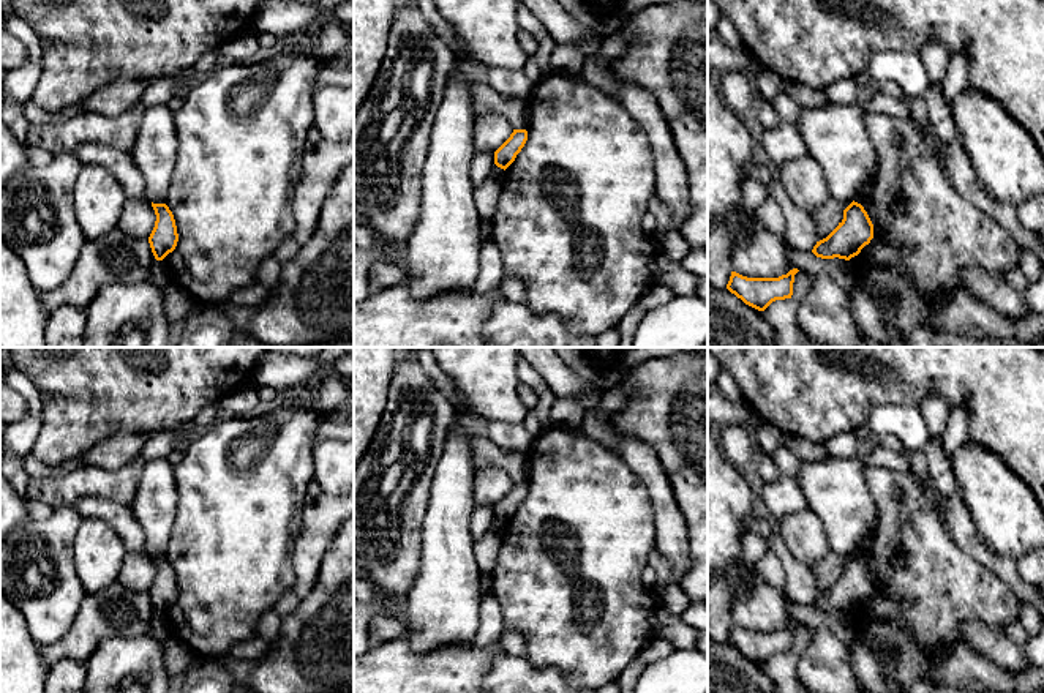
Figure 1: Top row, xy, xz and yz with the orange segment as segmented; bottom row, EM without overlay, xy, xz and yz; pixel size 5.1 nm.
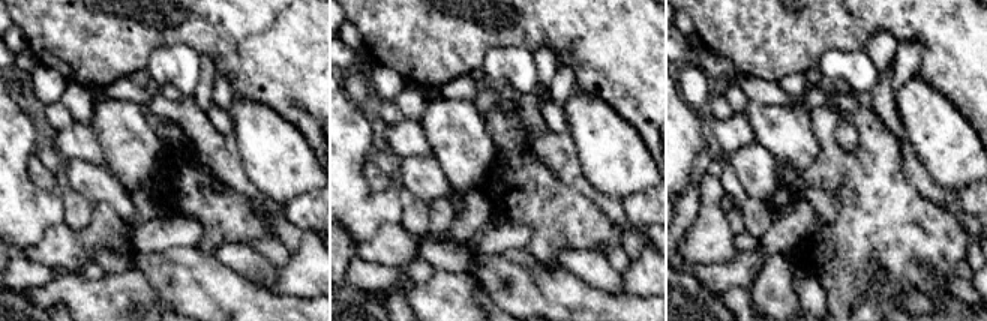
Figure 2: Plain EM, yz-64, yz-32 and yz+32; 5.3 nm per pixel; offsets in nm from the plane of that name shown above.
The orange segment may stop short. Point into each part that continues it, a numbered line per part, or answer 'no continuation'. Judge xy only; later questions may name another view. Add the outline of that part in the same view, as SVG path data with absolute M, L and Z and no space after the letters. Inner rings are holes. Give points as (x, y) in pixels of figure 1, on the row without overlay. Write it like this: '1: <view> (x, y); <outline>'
no continuation

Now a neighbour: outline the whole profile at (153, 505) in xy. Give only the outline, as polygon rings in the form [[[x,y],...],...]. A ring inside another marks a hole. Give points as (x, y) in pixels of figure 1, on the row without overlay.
[[[169,459],[145,461],[136,496],[128,504],[145,535],[145,551],[166,557],[178,493]]]

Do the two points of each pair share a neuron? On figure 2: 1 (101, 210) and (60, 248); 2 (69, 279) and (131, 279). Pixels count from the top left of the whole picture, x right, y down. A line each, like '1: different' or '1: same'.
1: same
2: same

